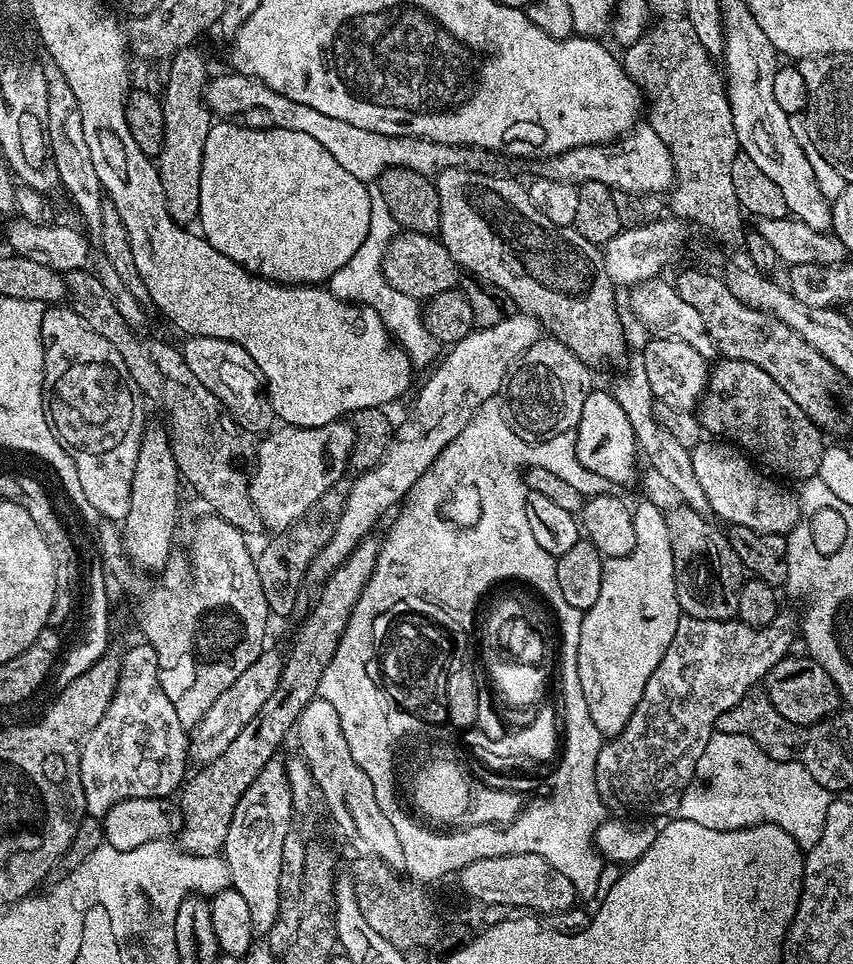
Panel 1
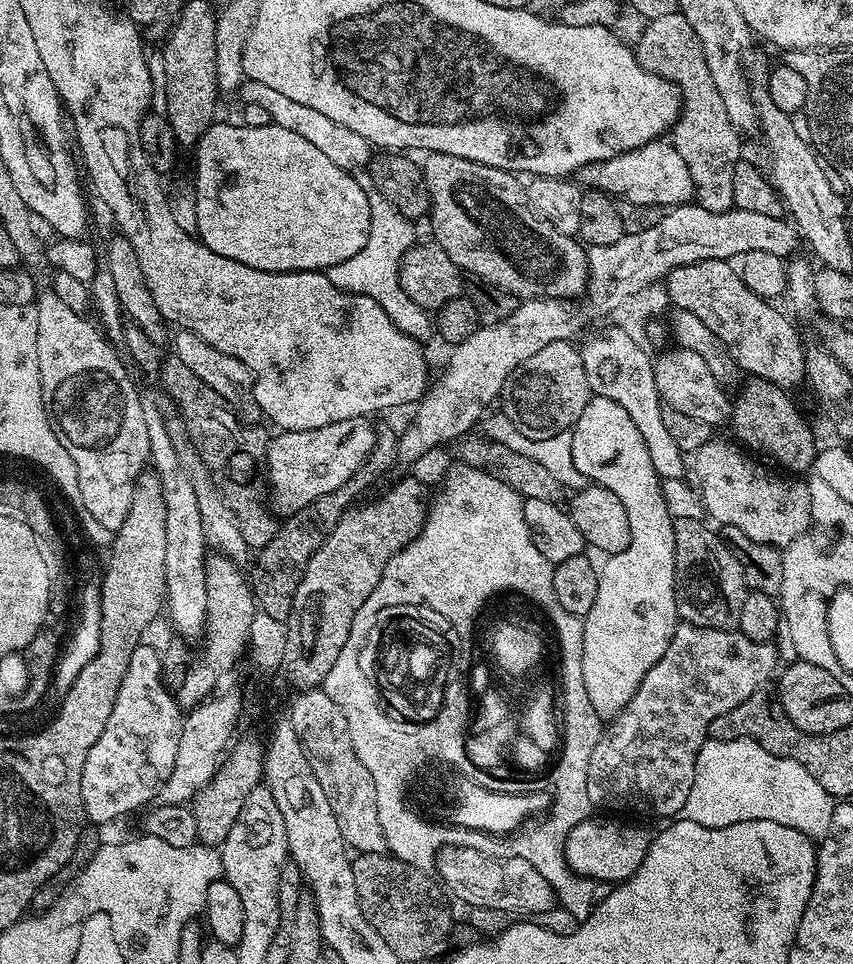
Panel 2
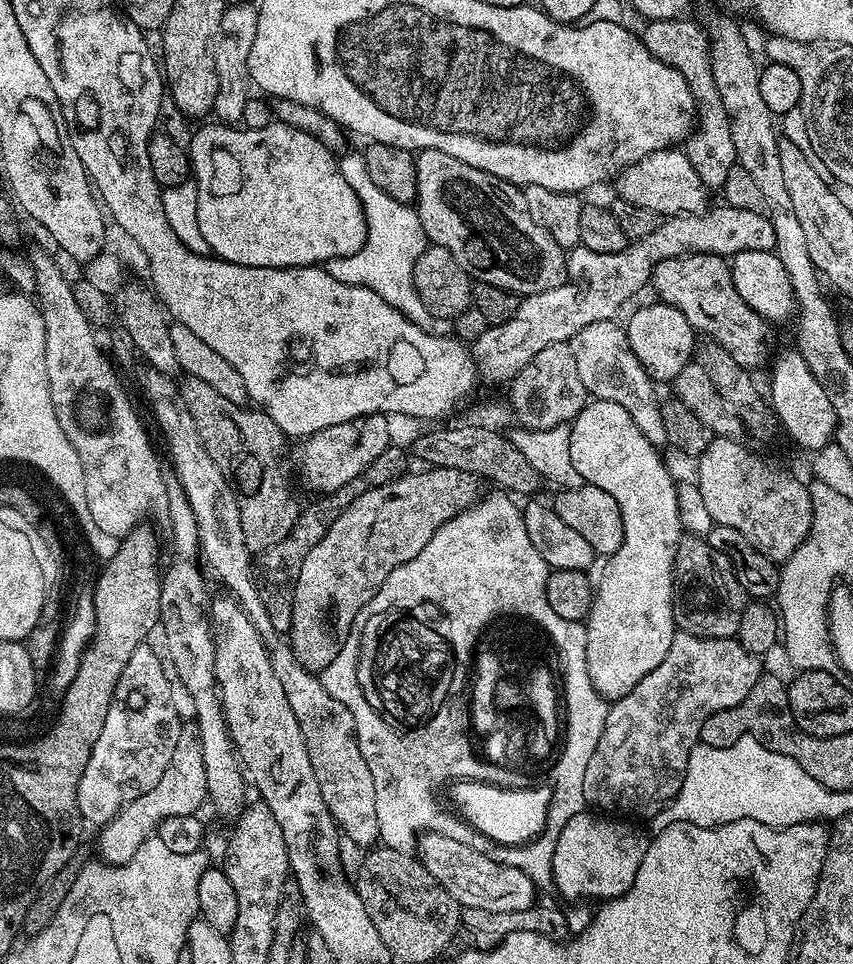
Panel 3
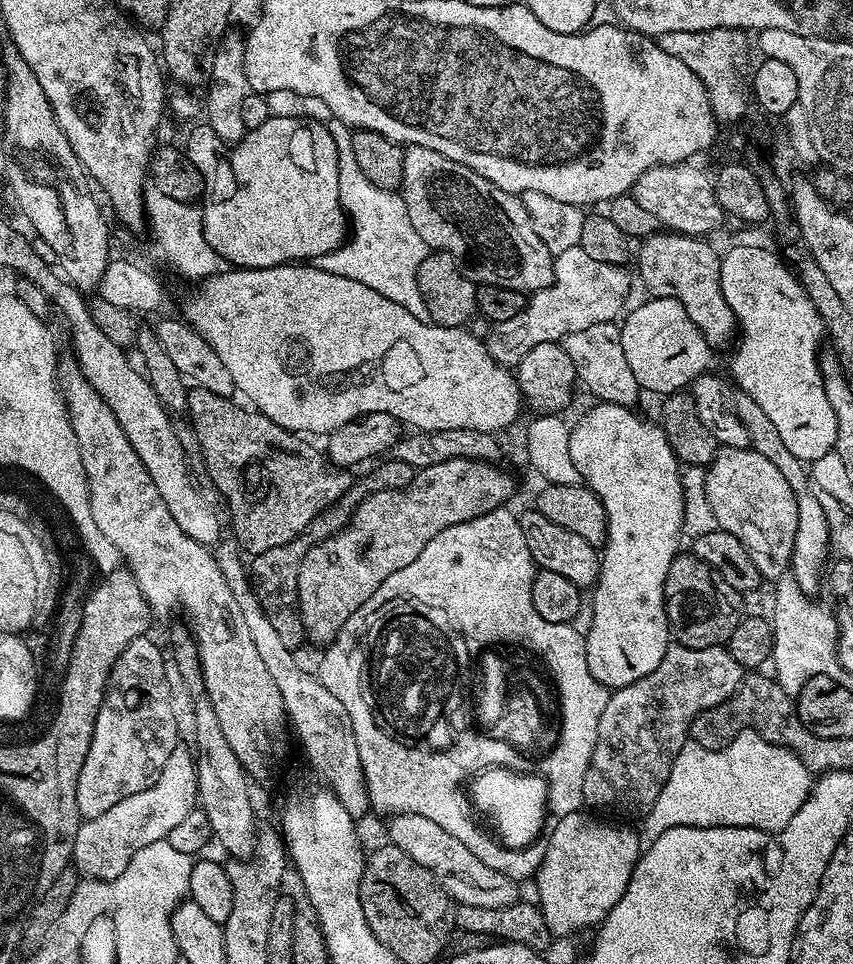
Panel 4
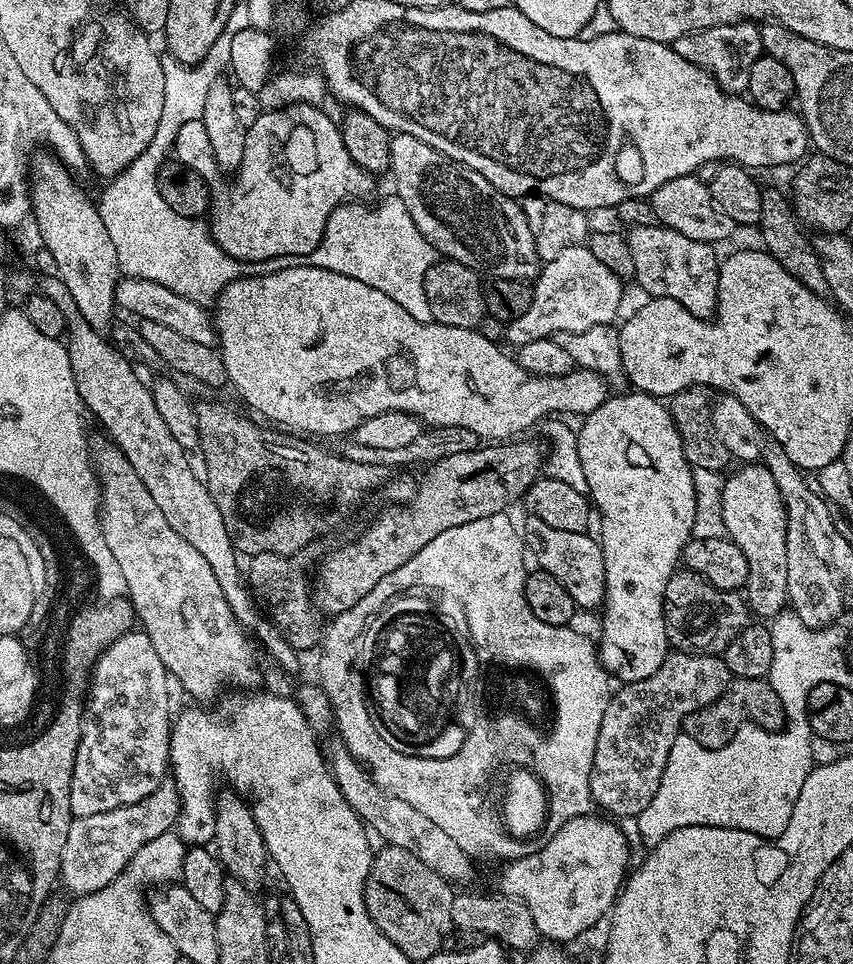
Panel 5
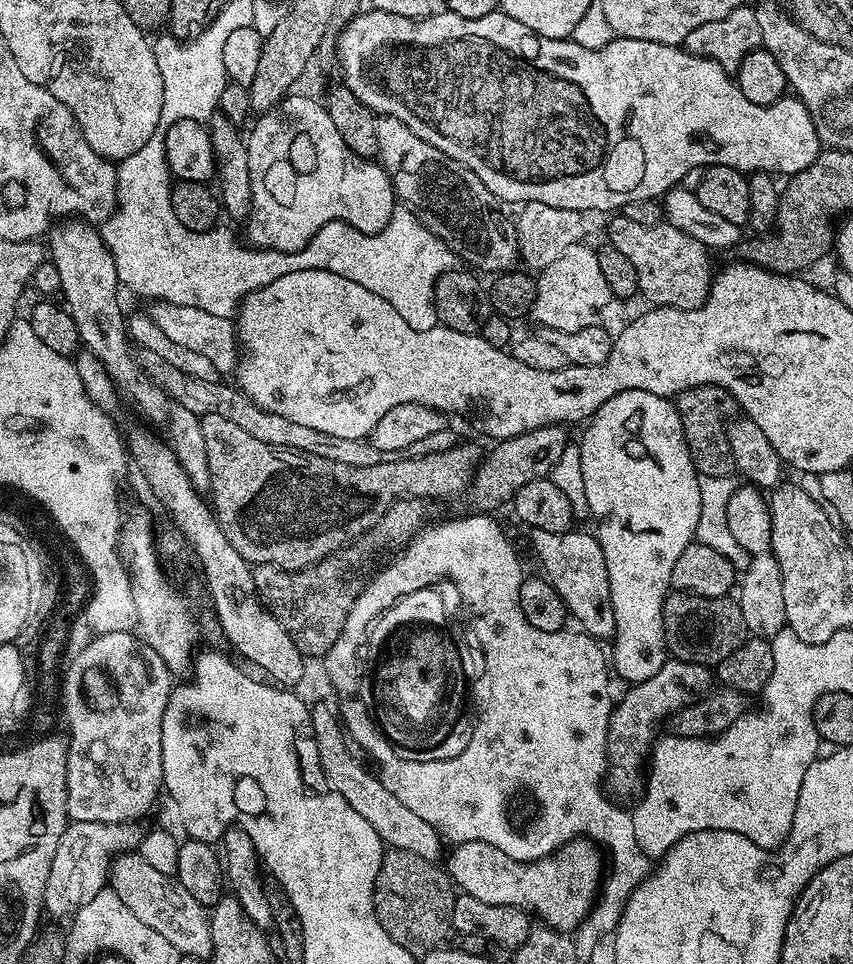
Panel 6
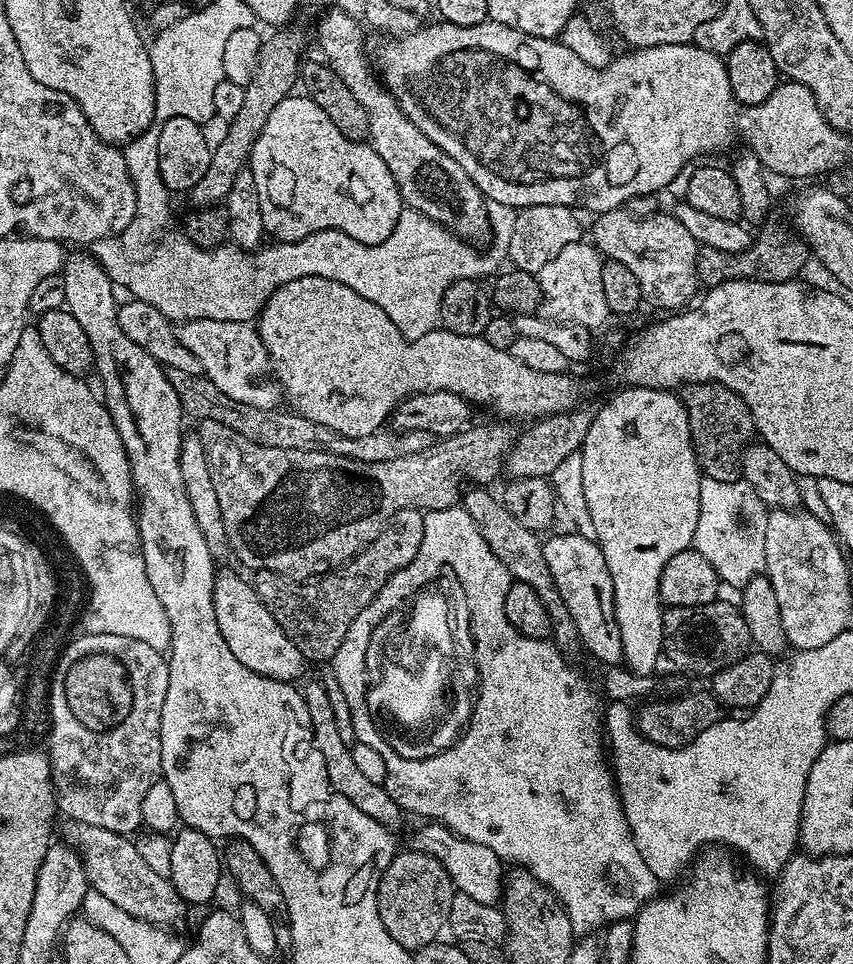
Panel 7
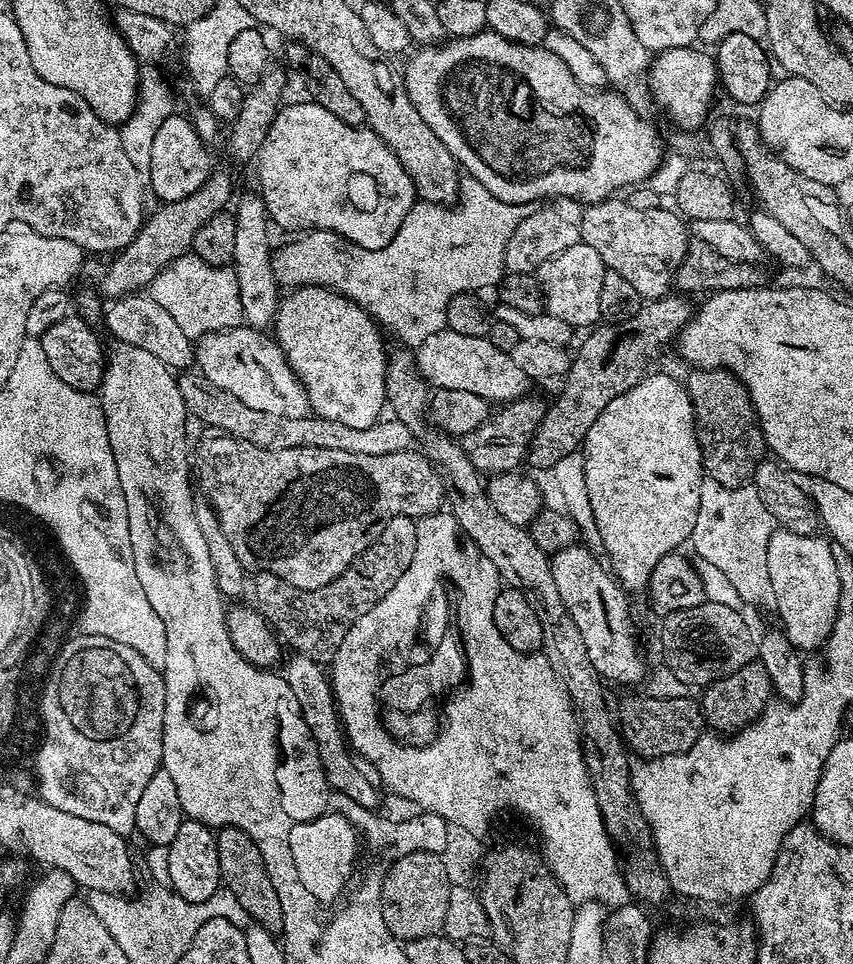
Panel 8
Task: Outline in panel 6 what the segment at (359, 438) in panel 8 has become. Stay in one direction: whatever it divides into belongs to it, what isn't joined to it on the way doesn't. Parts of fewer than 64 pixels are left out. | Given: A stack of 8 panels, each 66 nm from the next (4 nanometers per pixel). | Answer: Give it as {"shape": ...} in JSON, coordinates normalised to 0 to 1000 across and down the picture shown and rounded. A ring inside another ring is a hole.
{"shape":[[[159,361],[158,367],[163,382],[197,409],[203,418],[217,421],[223,428],[233,432],[239,432],[242,428],[257,429],[260,434],[277,439],[284,446],[287,446],[288,450],[306,455],[313,462],[362,470],[365,473],[383,475],[387,479],[404,480],[406,483],[441,483],[453,479],[487,477],[499,471],[521,470],[525,466],[533,465],[539,456],[529,444],[521,443],[512,449],[504,450],[503,453],[495,454],[491,459],[485,459],[484,462],[474,467],[445,467],[430,455],[393,453],[389,450],[365,445],[363,442],[351,441],[349,438],[343,438],[340,434],[332,434],[328,429],[307,425],[280,401],[263,398],[257,393],[238,395],[237,392],[224,391],[222,388],[215,387],[213,384],[205,383],[195,371],[170,361]]]}

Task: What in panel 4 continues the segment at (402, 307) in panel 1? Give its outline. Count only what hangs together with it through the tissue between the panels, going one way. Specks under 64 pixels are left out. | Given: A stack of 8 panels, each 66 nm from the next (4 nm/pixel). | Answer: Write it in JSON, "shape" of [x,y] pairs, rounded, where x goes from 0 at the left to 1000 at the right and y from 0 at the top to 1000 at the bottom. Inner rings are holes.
{"shape":[[[394,127],[388,130],[388,135],[396,155],[399,215],[410,225],[410,248],[393,257],[390,261],[385,261],[369,270],[369,277],[382,280],[387,284],[396,284],[401,288],[415,288],[415,293],[424,293],[424,297],[434,297],[434,301],[443,301],[443,305],[448,305],[457,313],[467,313],[472,320],[481,322],[481,326],[496,329],[501,325],[503,314],[498,300],[495,298],[495,290],[488,285],[491,284],[497,269],[504,265],[502,252],[485,237],[472,202],[468,198],[458,199],[438,193],[438,189],[434,189],[434,185],[429,185],[429,180],[424,178],[424,172],[420,172],[420,164],[415,162],[413,155],[414,134],[407,129]]]}

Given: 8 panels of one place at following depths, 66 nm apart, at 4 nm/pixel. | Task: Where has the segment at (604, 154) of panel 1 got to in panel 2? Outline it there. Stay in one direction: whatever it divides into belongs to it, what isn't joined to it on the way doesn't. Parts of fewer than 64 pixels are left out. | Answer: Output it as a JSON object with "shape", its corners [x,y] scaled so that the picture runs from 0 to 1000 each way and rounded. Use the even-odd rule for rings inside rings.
{"shape":[[[782,144],[755,149],[742,158],[730,158],[714,166],[682,172],[678,187],[686,196],[708,199],[723,209],[743,210],[748,214],[791,214],[812,206],[809,176],[800,168],[800,160]]]}

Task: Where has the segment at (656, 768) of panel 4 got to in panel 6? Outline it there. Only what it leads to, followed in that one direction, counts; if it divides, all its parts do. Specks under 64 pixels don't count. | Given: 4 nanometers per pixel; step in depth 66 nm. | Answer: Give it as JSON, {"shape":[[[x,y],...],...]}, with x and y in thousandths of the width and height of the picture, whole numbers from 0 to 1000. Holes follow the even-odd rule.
{"shape":[[[791,683],[780,684],[776,695],[767,703],[740,711],[732,723],[721,727],[717,744],[713,746],[713,784],[710,813],[716,825],[741,826],[754,823],[757,816],[757,785],[771,767],[769,754],[782,748],[789,739],[812,729],[836,713],[837,697],[831,690],[815,689]]]}

